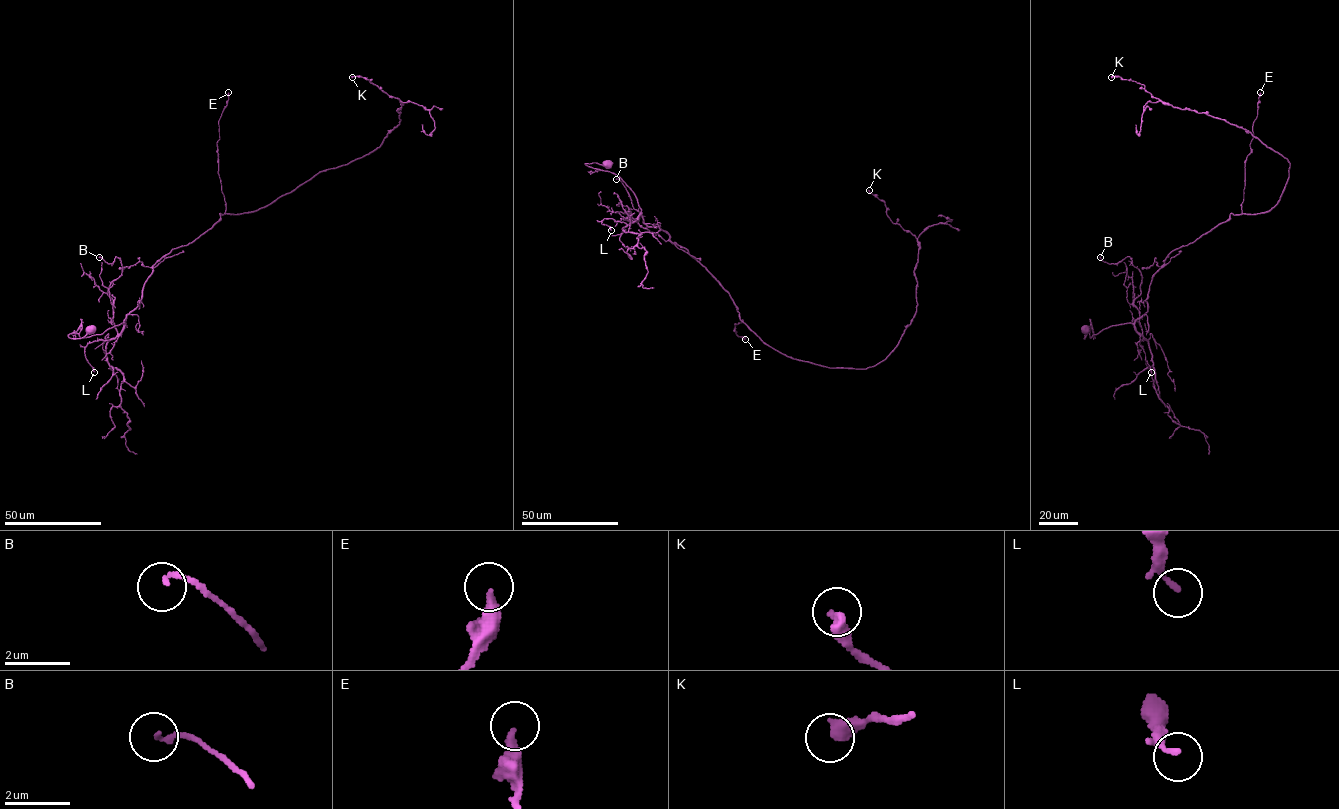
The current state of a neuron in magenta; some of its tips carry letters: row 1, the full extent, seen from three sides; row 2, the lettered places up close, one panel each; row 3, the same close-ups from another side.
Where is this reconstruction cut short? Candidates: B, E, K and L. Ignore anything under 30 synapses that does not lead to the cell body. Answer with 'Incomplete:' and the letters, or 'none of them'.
Incomplete: none of them

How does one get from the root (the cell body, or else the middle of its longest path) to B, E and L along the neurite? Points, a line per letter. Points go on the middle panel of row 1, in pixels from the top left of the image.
B: (607, 164), (585, 163), (615, 173), (631, 189), (641, 214), (624, 219), (637, 221), (639, 212), (616, 179)
E: (607, 164), (585, 163), (617, 174), (643, 221), (728, 292), (743, 321), (734, 329), (745, 339)
L: (607, 164), (585, 163), (617, 174), (633, 193), (641, 210), (628, 224), (604, 218), (602, 224), (611, 230)

